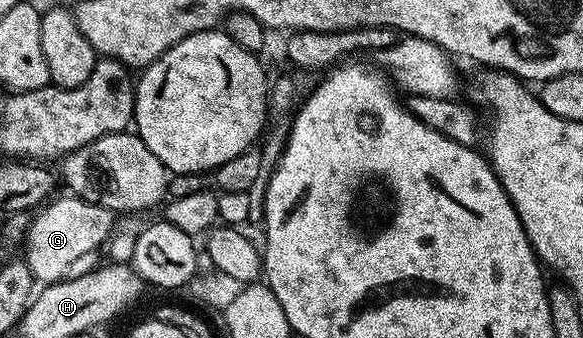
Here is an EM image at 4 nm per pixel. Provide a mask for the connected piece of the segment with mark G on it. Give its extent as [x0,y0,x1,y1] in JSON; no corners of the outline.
[23,195,115,284]

